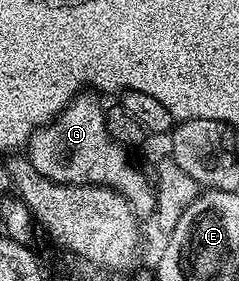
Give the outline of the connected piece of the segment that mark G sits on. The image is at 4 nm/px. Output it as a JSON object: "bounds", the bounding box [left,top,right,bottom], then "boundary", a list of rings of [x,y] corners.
{"bounds":[26,91,156,215],"boundary":[[[81,91],[73,97],[72,102],[64,108],[57,117],[53,118],[52,121],[48,122],[47,125],[42,129],[37,129],[35,133],[32,134],[31,139],[28,141],[26,146],[26,156],[29,161],[31,161],[33,167],[36,169],[36,172],[40,173],[46,179],[51,181],[57,181],[58,183],[66,183],[67,185],[108,185],[114,191],[118,191],[124,198],[126,198],[132,205],[133,209],[136,210],[137,214],[145,215],[144,213],[151,214],[156,207],[156,191],[153,185],[153,182],[150,180],[148,182],[148,177],[140,169],[135,169],[134,166],[128,162],[128,153],[129,150],[125,146],[119,145],[115,139],[110,135],[110,131],[106,131],[106,119],[104,118],[106,109],[102,104],[100,106],[101,98],[99,96],[93,95],[88,91]]]}

